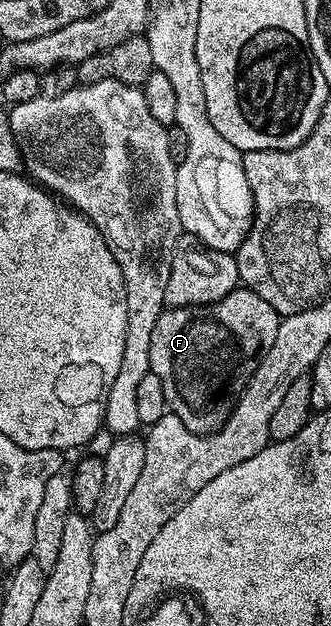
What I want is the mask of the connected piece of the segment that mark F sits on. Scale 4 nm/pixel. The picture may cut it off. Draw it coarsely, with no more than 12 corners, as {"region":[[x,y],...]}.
{"region":[[247,287],[162,310],[150,371],[169,412],[215,433],[276,340]]}

